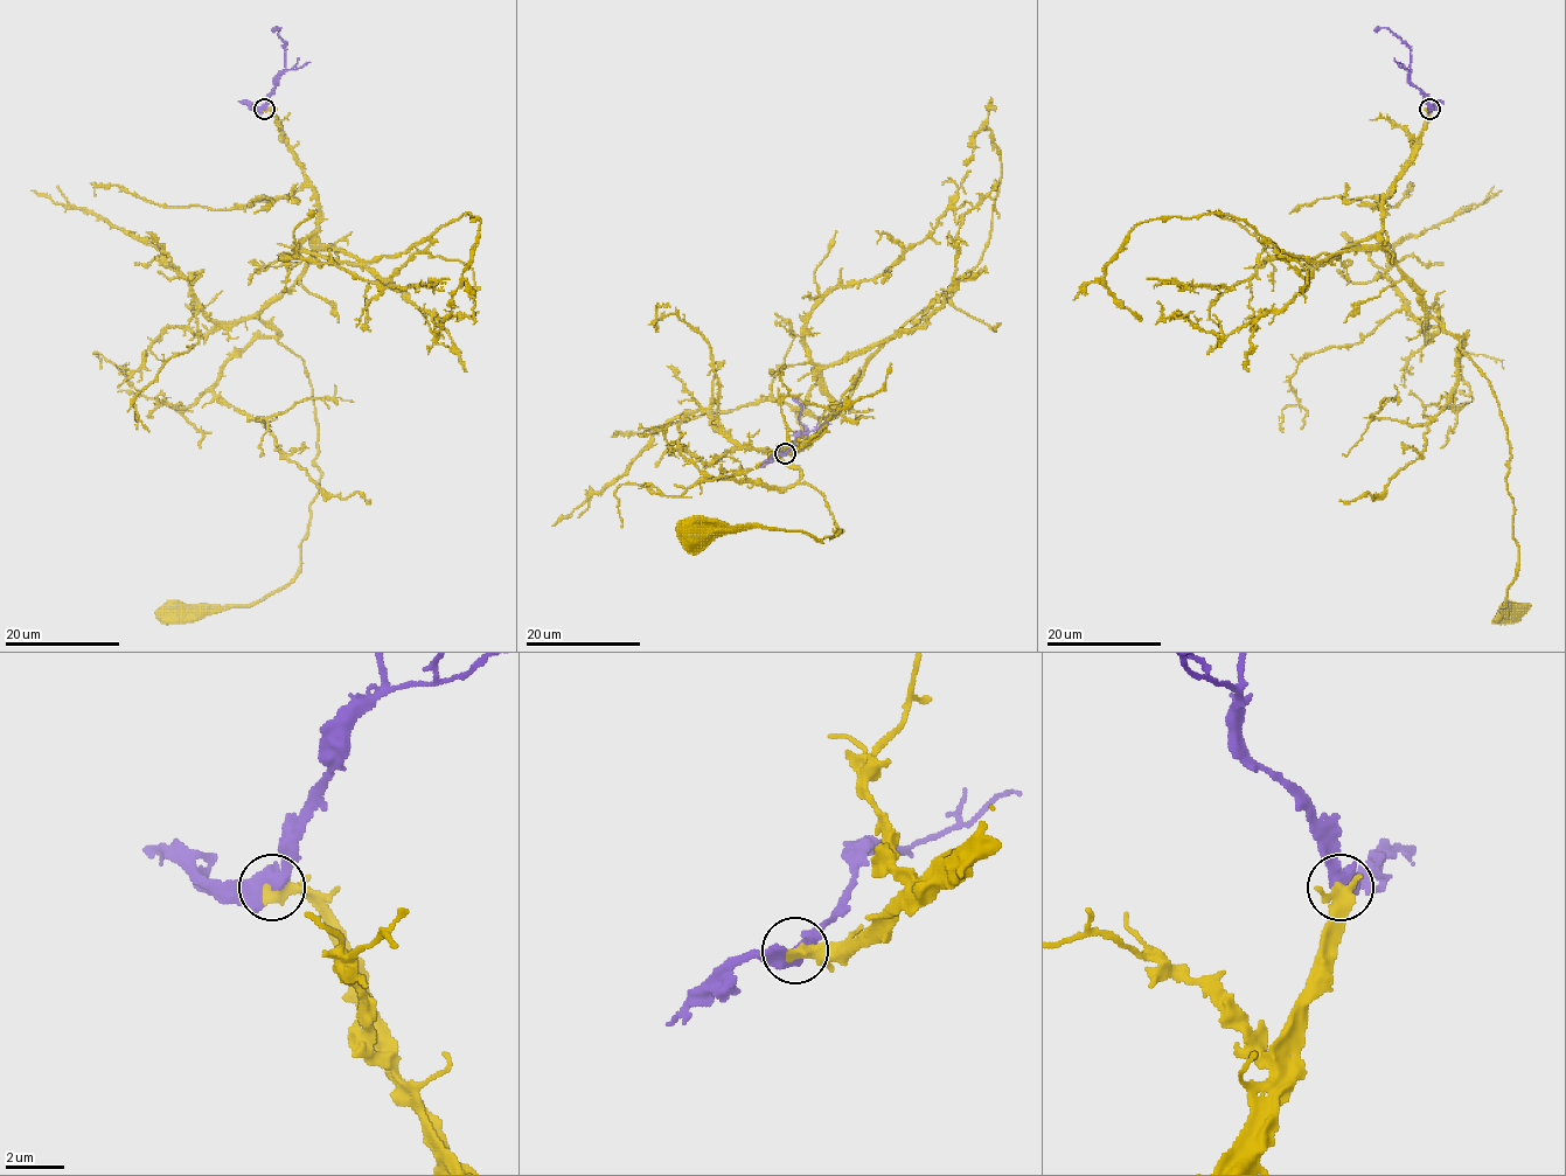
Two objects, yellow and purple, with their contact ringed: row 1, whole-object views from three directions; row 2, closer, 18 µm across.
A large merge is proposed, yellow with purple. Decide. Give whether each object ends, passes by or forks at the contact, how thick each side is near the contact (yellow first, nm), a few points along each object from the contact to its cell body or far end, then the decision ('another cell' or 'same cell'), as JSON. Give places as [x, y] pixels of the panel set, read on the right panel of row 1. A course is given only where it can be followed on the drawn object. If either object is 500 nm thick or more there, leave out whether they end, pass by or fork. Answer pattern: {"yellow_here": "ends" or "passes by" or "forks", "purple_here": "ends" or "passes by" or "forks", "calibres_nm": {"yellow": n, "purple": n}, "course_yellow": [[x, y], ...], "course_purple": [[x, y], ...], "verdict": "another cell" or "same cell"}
{"yellow_here": "ends", "purple_here": "passes by", "calibres_nm": {"yellow": 460, "purple": 480}, "course_yellow": [[1428, 108], [1383, 203], [1383, 244], [1491, 390], [1508, 435], [1518, 547], [1509, 609]], "course_purple": [[1428, 108], [1427, 99], [1410, 81], [1410, 49], [1385, 27], [1373, 29]], "verdict": "same cell"}

